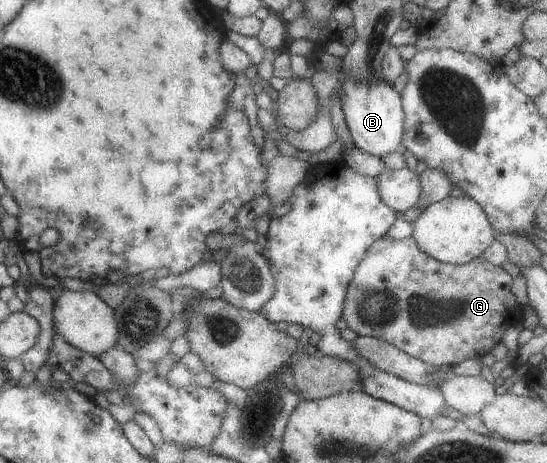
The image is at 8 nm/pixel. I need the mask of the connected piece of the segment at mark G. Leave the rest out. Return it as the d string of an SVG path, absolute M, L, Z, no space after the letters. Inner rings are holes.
M383 236L367 247L367 251L363 253L363 259L361 259L357 267L355 267L351 280L347 285L347 290L345 291L341 317L345 319L347 328L356 335L373 337L373 339L379 339L379 341L382 340L406 355L421 359L421 361L427 363L427 365L452 367L464 360L469 360L471 358L479 359L483 355L489 353L489 351L500 342L505 329L517 325L517 323L522 321L523 309L509 291L511 281L512 277L509 273L503 271L501 267L490 265L481 257L477 257L461 265L445 264L432 259L429 255L425 255L425 253L415 245L415 241L413 241L411 237L395 240L391 237Z

